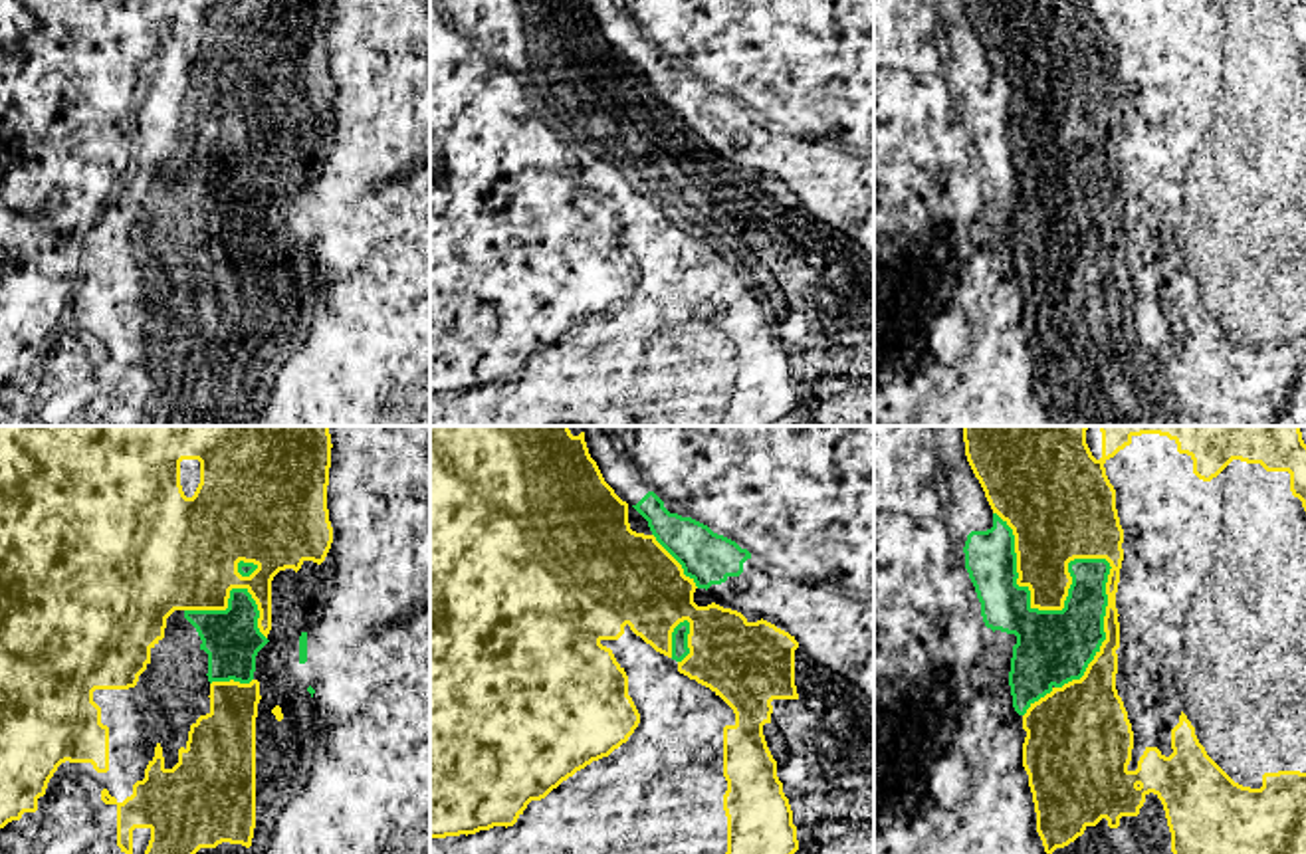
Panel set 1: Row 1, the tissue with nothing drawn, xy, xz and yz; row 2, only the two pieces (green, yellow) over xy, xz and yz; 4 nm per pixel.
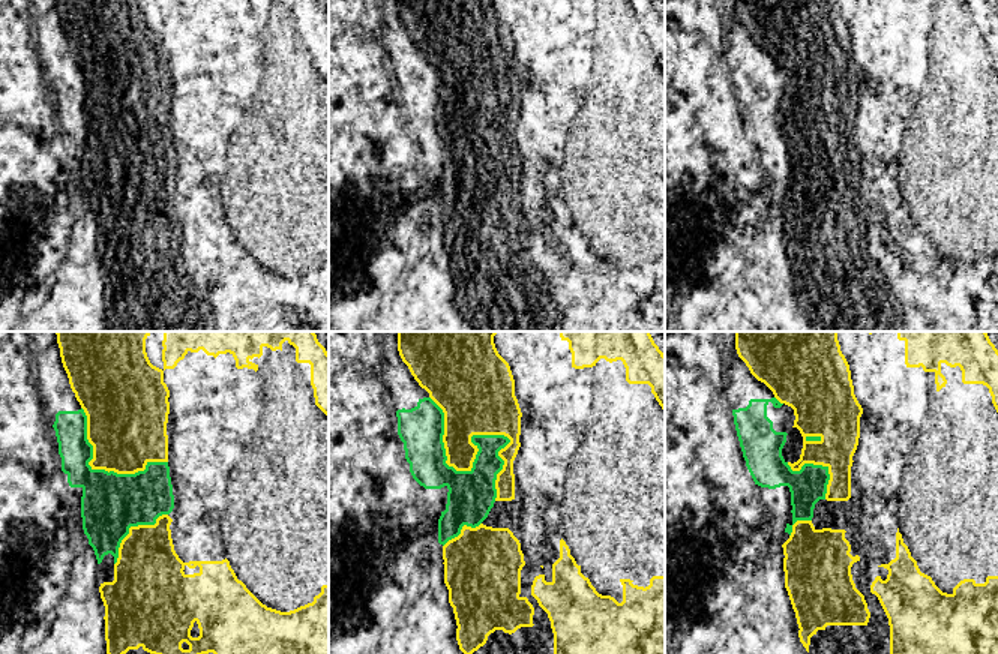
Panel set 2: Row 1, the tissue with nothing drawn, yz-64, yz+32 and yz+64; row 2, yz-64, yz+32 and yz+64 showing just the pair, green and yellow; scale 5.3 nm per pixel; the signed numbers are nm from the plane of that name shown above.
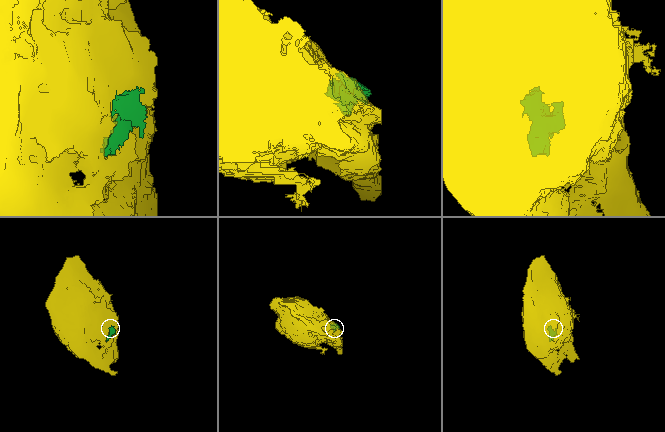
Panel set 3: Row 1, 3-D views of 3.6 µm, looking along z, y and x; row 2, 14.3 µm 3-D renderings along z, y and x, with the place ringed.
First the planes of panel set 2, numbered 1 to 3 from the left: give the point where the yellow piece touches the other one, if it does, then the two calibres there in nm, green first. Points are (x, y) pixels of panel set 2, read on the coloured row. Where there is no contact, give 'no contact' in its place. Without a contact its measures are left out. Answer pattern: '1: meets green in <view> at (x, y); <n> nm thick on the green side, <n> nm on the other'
1: meets green in yz-64 at (101, 470); 320 nm thick on the green side, 400 nm on the other
2: meets green in yz+32 at (477, 447); 240 nm thick on the green side, 360 nm on the other
3: meets green in yz+64 at (821, 465); 190 nm thick on the green side, 240 nm on the other

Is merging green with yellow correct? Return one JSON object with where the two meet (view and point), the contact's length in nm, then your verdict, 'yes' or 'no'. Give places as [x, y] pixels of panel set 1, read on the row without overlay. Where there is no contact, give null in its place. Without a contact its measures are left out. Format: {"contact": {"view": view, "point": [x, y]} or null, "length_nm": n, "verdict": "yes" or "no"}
{"contact": {"view": "yz", "point": [1088, 115]}, "length_nm": 850, "verdict": "no"}

